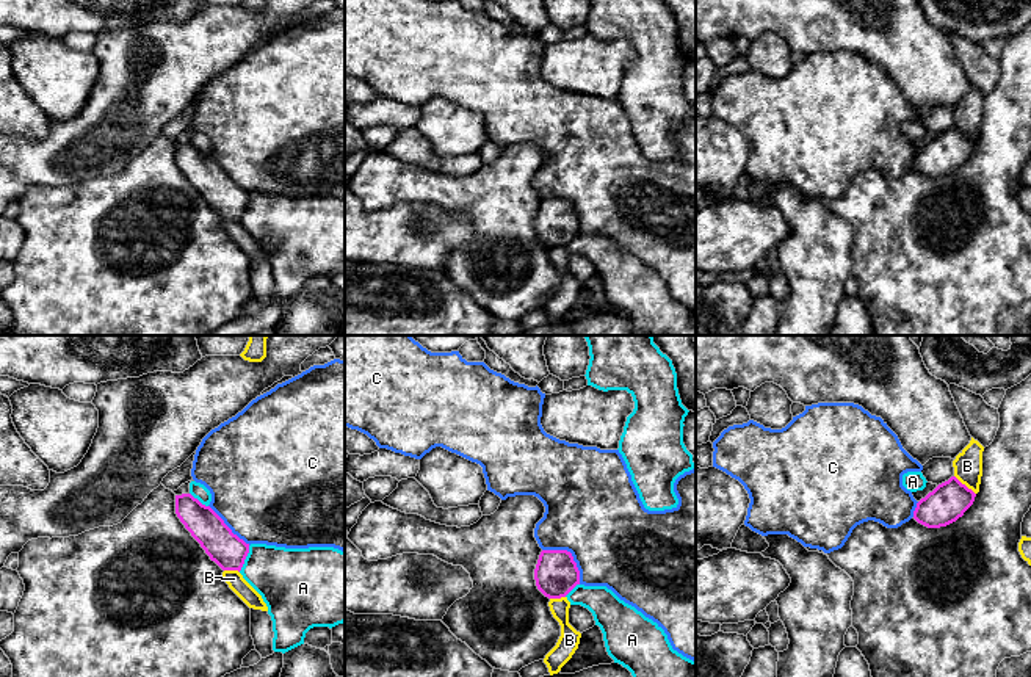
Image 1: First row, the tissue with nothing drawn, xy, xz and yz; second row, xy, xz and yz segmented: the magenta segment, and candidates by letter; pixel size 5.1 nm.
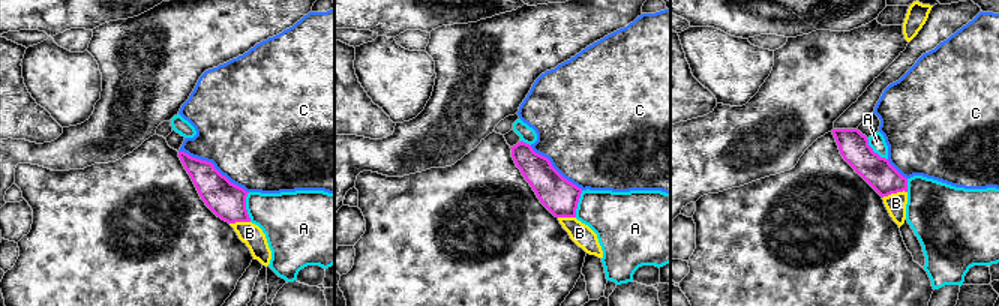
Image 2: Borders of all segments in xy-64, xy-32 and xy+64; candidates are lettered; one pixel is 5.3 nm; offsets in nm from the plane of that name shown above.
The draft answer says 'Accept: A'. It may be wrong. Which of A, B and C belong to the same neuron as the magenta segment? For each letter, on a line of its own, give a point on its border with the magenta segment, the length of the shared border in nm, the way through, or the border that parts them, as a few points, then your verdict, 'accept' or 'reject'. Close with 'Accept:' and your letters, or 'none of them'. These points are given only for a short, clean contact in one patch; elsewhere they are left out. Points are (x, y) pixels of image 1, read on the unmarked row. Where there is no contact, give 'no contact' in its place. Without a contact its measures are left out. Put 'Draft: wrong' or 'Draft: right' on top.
Draft: wrong
A: xy (245, 207) | 150 nm | reject
B: yz (964, 133) | 150 nm | reject
C: xz (571, 204) | 260 nm | reject
Accept: none of them

